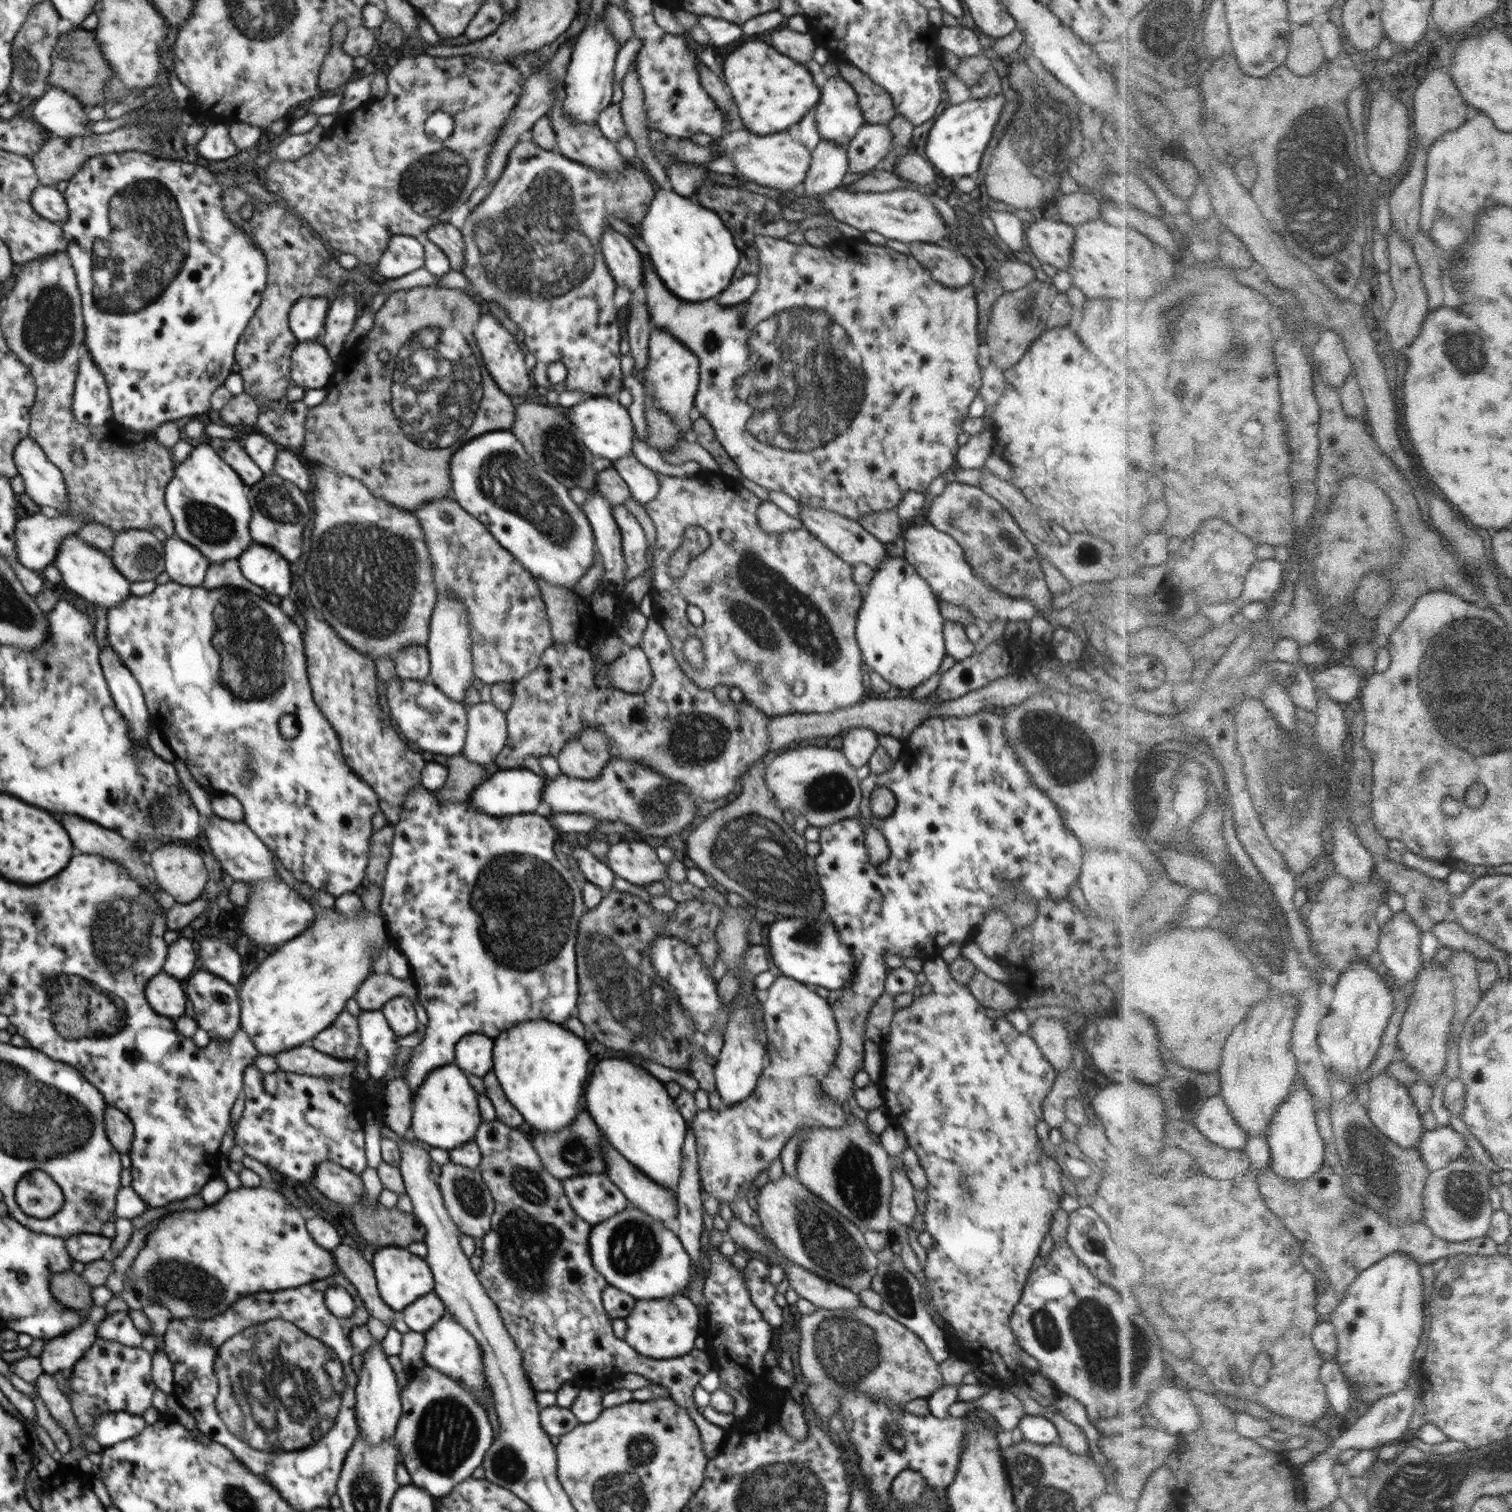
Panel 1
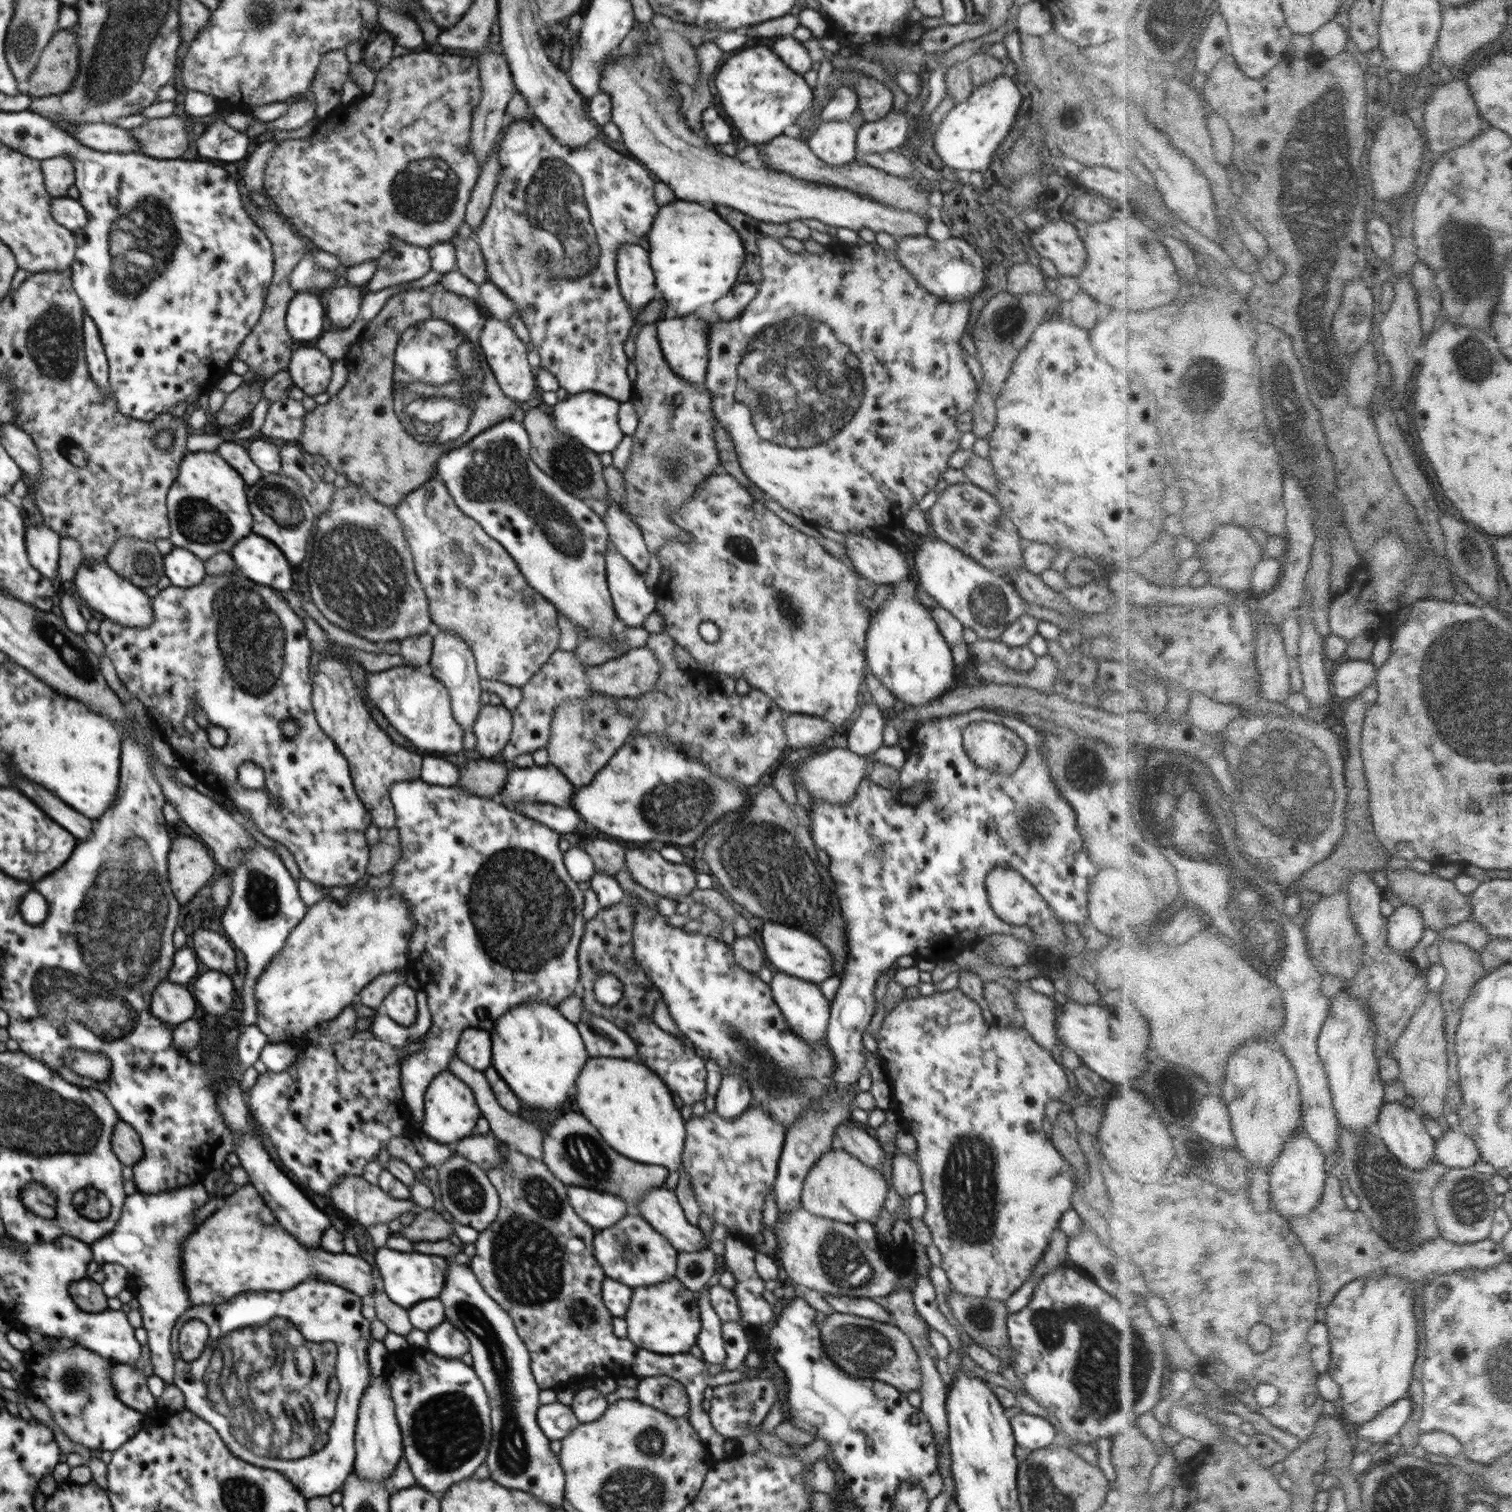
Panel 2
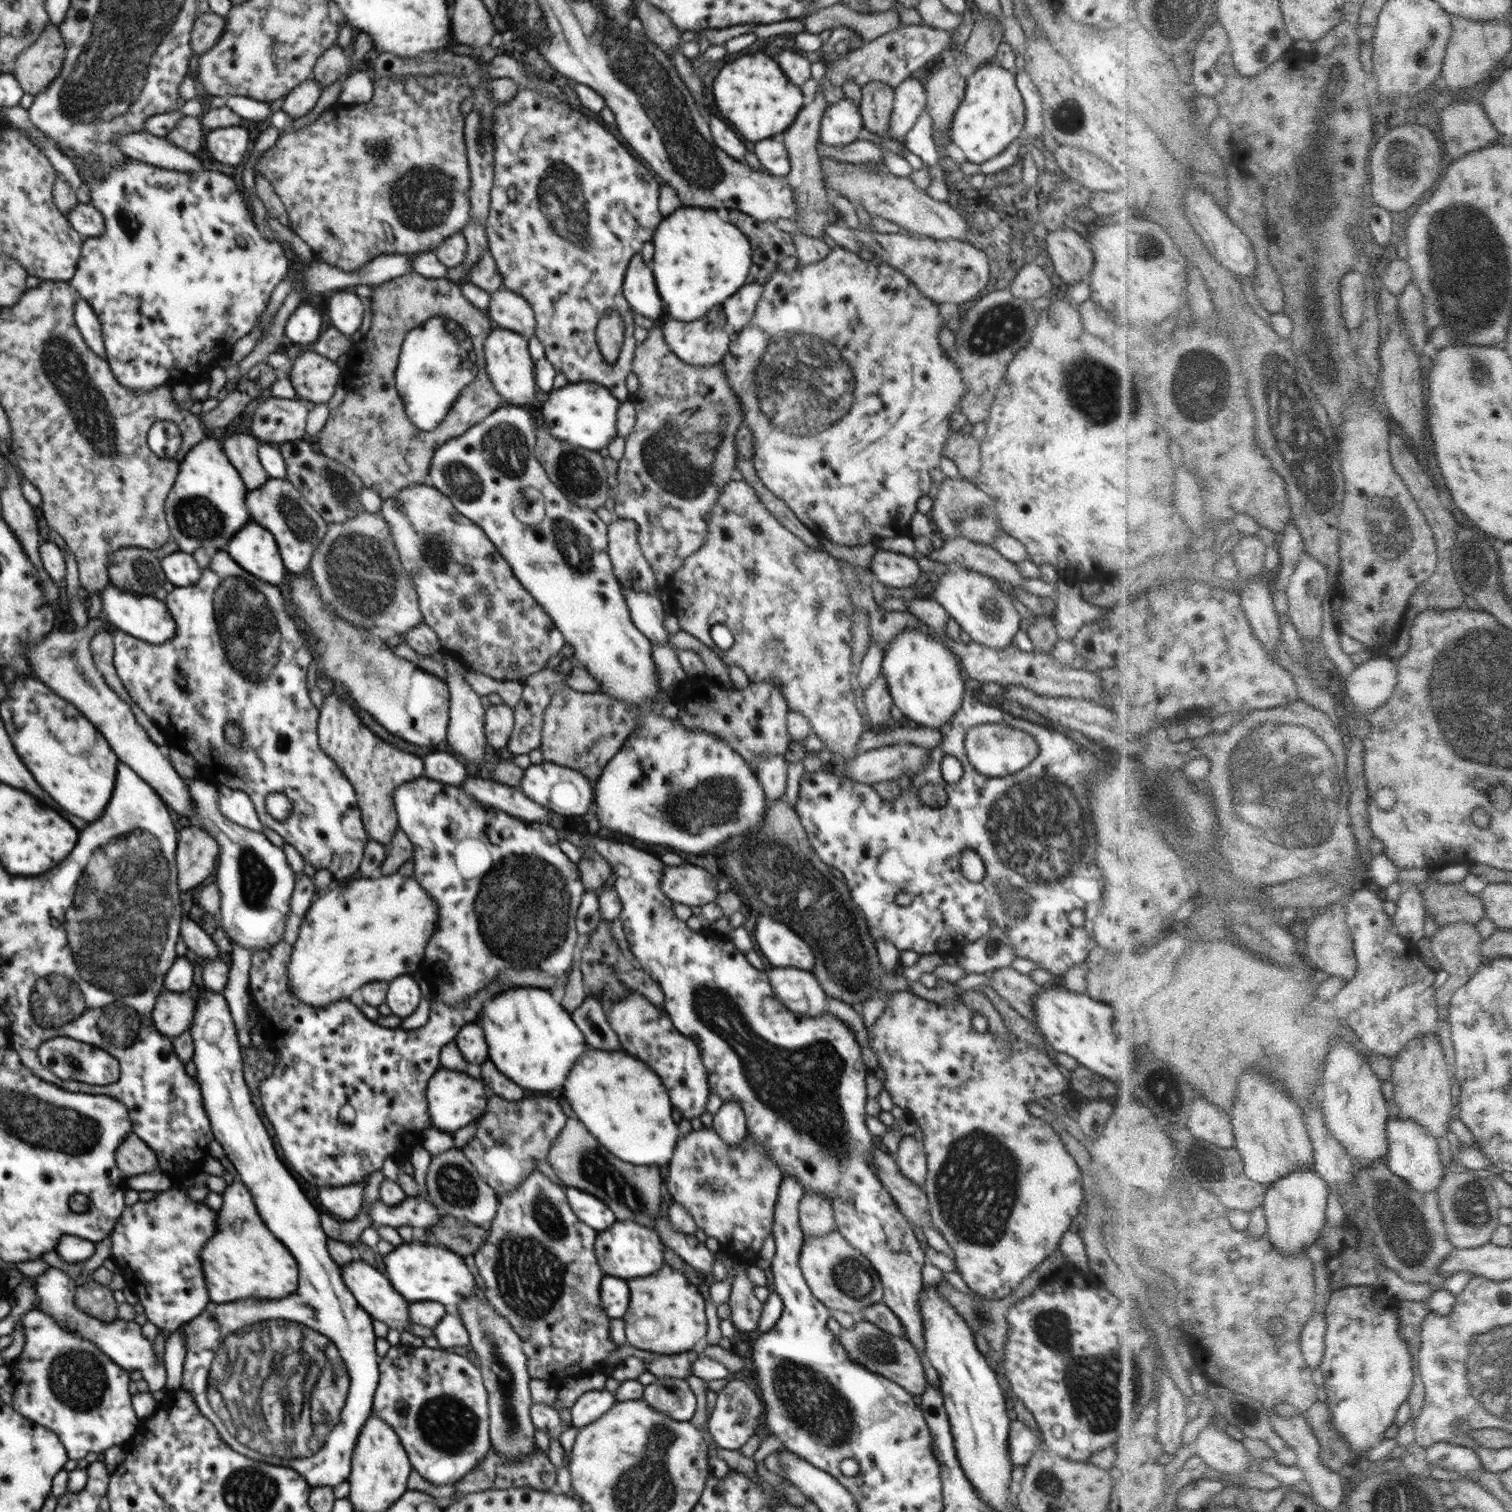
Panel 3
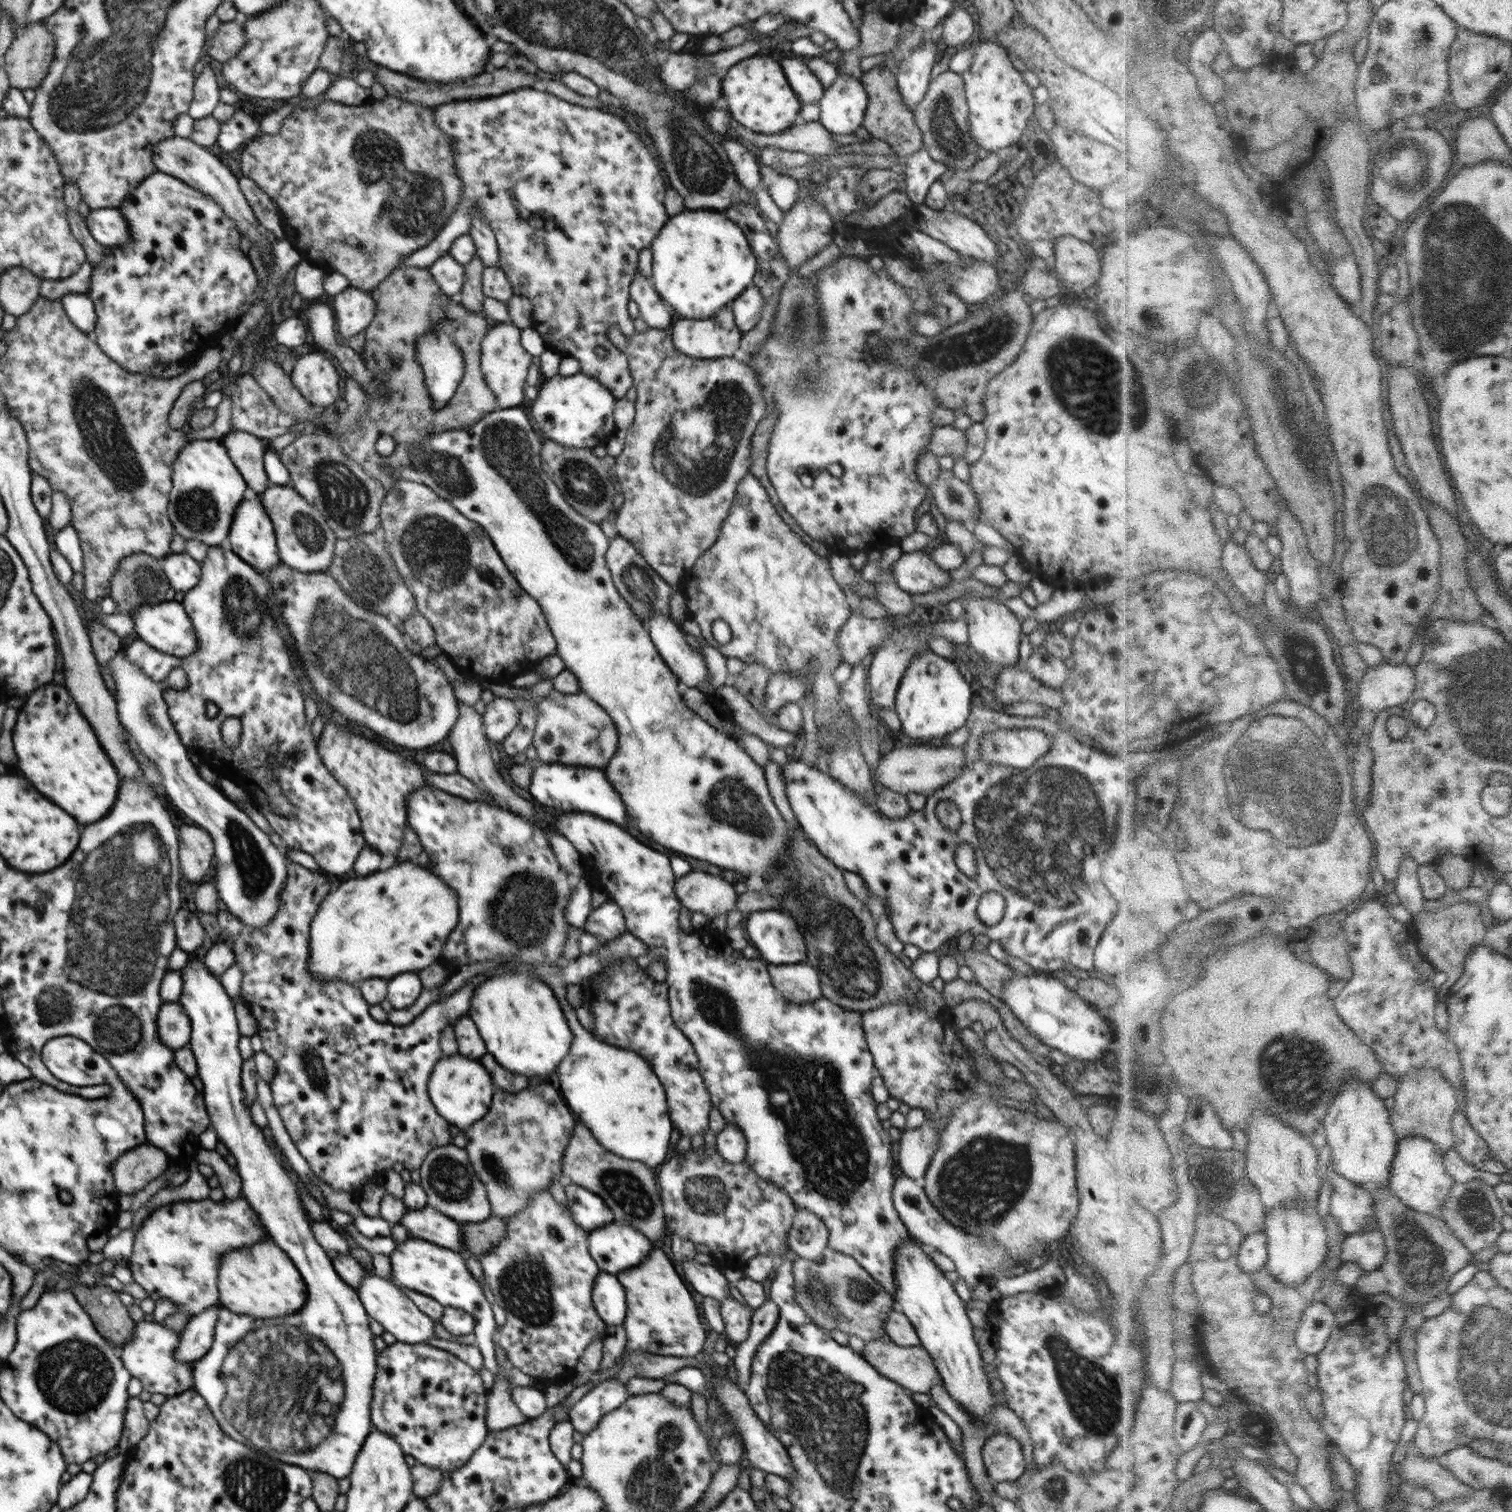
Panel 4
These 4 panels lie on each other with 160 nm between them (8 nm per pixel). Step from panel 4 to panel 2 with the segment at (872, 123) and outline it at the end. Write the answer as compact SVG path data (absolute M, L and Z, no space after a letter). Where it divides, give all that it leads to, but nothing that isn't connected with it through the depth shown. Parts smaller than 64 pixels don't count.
M864 74L854 82L860 115L866 122L878 121L893 111L893 94L880 81Z

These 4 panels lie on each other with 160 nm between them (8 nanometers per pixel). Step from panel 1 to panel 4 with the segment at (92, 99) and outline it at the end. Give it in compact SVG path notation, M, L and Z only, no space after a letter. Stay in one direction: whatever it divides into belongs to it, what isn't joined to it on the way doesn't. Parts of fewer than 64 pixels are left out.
M44 22L20 29L4 54L9 83L20 90L35 89L46 76L56 54L56 42Z

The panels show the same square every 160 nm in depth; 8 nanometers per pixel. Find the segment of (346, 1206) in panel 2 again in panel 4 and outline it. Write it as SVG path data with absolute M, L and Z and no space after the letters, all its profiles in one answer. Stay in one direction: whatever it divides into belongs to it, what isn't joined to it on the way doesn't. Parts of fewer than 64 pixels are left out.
M426 1205L420 1210L409 1210L401 1218L400 1225L404 1225L414 1238L443 1246L464 1254L466 1258L470 1252L463 1248L463 1232L461 1223L442 1214L434 1207Z

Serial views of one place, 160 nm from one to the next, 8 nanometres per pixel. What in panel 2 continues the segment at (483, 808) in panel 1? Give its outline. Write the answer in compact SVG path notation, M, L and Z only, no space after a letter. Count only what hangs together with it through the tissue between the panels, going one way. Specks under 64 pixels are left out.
M552 764L525 768L511 766L506 785L495 799L506 808L520 802L570 808L574 792L572 783Z

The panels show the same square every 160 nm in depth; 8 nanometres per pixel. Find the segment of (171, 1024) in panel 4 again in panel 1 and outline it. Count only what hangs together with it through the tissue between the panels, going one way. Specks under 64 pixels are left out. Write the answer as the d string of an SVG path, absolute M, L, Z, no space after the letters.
M164 971L148 982L146 1000L156 1014L173 1020L185 1014L188 997L180 983L181 981Z

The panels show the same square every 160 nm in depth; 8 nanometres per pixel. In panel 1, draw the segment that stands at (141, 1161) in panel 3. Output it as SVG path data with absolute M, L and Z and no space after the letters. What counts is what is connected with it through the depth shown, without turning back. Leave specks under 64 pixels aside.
M107 1104L104 1113L105 1131L112 1146L120 1153L129 1153L134 1138L134 1125L127 1114Z

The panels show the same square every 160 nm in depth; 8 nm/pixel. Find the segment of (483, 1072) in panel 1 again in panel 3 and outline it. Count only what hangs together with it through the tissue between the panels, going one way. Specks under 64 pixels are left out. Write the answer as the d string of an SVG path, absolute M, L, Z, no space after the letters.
M477 1021L464 1025L457 1032L454 1041L467 1062L482 1065L489 1058L485 1034Z

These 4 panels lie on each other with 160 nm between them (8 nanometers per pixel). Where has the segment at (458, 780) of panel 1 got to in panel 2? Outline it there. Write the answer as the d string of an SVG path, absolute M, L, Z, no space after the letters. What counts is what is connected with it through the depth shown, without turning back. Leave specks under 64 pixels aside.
M469 755L466 766L460 767L456 787L480 797L498 798L498 792L506 785L511 766L493 760Z

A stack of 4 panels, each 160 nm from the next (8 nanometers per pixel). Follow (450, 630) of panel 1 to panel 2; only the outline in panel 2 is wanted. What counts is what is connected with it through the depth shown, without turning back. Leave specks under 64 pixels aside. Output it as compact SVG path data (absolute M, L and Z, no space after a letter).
M434 629L433 651L427 670L447 689L451 698L453 717L462 728L472 728L483 706L480 703L481 676L477 673L477 664L471 648L459 637L459 634L447 630Z

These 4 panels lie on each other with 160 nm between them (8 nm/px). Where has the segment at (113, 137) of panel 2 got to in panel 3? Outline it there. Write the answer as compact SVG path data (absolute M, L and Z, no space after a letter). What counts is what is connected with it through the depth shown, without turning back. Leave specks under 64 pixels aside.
M145 130L132 134L119 134L115 138L115 143L126 157L158 168L182 173L198 172L204 168L194 153L186 152L172 144L166 137L155 136Z

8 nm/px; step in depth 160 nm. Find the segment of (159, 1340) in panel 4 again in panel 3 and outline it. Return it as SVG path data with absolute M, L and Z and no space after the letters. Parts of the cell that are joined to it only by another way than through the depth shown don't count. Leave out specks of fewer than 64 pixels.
M48 1266L48 1269L41 1276L34 1278L32 1288L38 1296L38 1303L34 1310L42 1310L44 1314L52 1316L60 1324L62 1330L68 1330L72 1334L82 1336L84 1340L90 1340L100 1352L110 1357L120 1368L127 1371L139 1370L143 1380L148 1383L149 1392L165 1390L167 1386L166 1367L164 1360L156 1360L154 1355L153 1342L144 1338L141 1326L135 1321L126 1321L118 1318L115 1322L102 1322L96 1318L86 1315L75 1306L76 1279L67 1276L66 1272Z

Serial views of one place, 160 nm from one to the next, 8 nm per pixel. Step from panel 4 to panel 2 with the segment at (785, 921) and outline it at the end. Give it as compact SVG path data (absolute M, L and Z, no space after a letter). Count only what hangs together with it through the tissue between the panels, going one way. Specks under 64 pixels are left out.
M768 922L768 924L764 924L760 938L762 938L763 952L776 970L816 984L833 976L832 955L824 943L810 936L810 934L794 930L794 928L786 928L786 925L778 926L778 924Z

